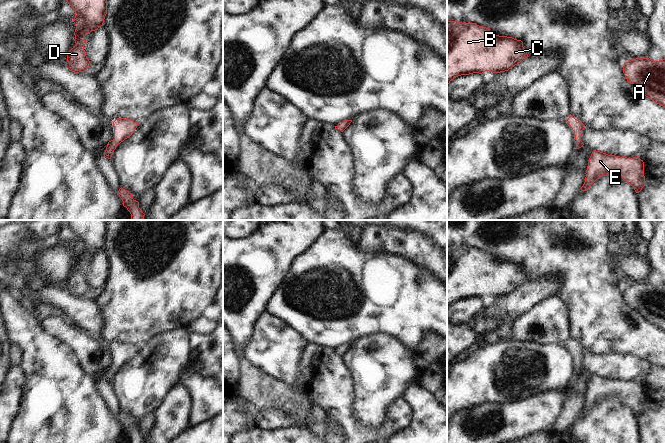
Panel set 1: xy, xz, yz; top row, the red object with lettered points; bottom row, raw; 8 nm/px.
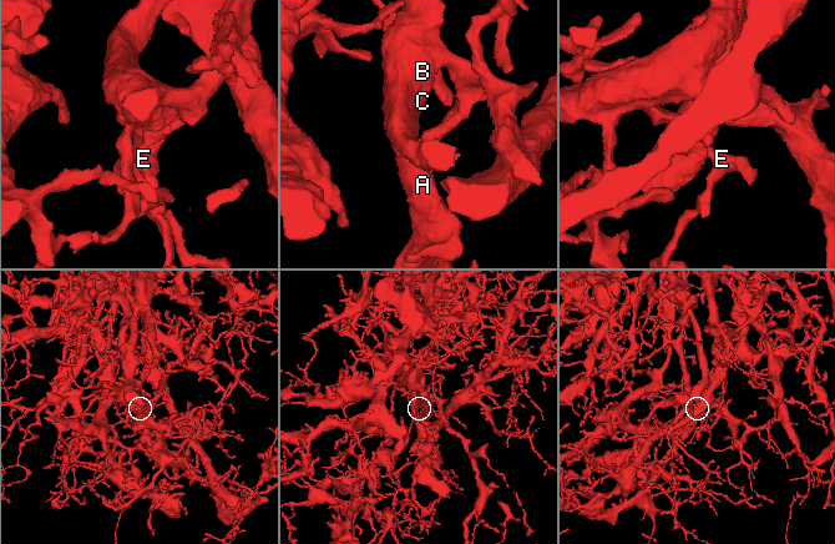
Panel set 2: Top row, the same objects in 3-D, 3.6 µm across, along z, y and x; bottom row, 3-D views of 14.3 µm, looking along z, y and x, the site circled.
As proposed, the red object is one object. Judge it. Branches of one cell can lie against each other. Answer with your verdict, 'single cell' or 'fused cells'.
single cell

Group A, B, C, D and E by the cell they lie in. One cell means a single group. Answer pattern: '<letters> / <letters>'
A B C D E

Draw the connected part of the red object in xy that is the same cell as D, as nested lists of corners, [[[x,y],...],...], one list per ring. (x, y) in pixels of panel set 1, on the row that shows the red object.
[[[67,0],[75,11],[73,22],[76,45],[68,52],[66,67],[74,72],[84,72],[91,66],[84,51],[85,36],[103,26],[107,14],[107,0]]]

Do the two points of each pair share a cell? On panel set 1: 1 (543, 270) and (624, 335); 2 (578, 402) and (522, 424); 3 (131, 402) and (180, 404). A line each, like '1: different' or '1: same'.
1: same
2: different
3: different

